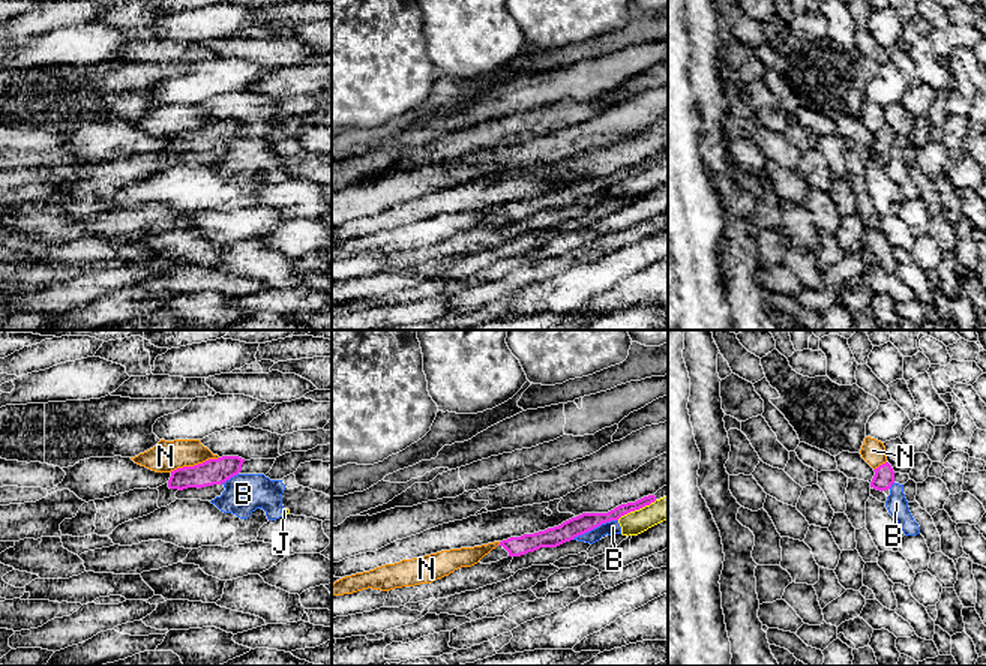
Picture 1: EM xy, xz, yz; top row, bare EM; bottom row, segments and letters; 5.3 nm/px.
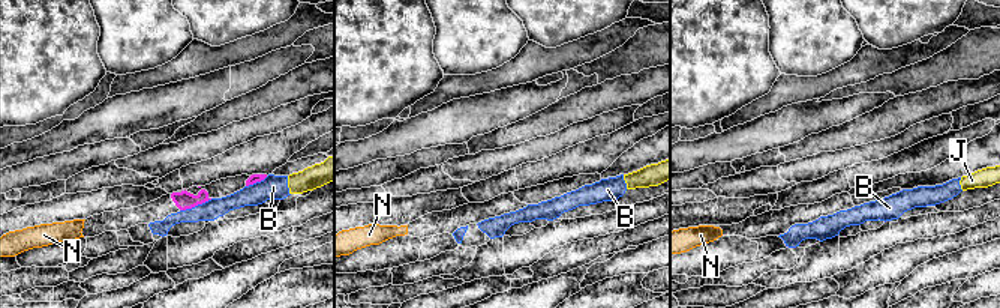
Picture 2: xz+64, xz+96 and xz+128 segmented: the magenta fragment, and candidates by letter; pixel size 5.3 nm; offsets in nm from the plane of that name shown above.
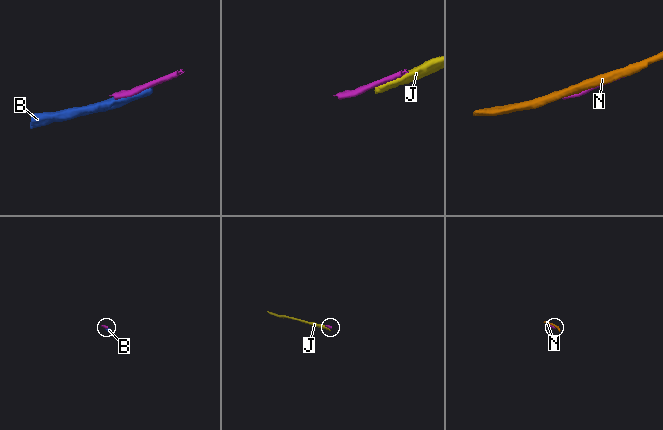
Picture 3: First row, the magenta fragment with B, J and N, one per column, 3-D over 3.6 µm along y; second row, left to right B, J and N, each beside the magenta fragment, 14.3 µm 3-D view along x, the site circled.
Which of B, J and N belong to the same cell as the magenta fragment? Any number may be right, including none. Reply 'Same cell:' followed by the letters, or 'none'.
Same cell: none

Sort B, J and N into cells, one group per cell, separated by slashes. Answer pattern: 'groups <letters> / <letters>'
groups B J / N

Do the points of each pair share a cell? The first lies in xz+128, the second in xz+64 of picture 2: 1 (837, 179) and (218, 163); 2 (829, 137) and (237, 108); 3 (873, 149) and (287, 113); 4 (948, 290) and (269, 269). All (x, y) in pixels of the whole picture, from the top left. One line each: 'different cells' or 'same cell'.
1: same cell
2: same cell
3: same cell
4: different cells

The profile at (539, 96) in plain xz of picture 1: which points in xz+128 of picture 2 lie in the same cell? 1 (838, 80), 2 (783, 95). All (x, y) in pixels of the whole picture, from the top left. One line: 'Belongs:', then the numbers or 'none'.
Belongs: none

